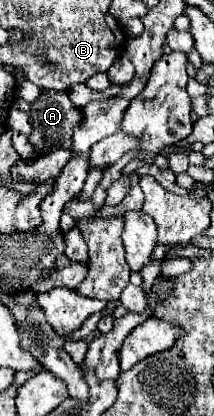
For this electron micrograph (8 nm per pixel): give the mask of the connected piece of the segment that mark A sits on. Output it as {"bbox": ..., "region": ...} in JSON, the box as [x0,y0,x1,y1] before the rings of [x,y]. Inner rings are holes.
{"bbox":[28,90,82,158],"region":[[[42,90],[40,98],[32,102],[30,120],[32,132],[28,134],[28,142],[34,146],[32,158],[40,158],[50,154],[64,138],[72,138],[74,128],[82,122],[82,112],[72,104],[68,92]]]}

